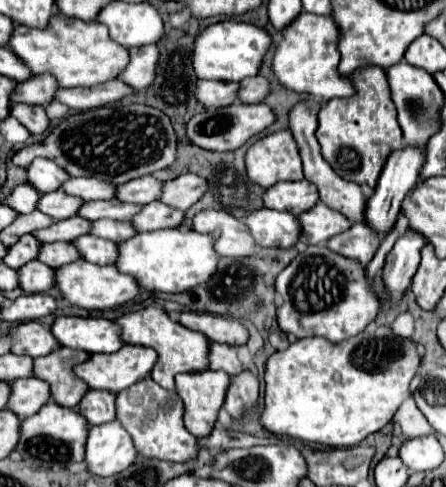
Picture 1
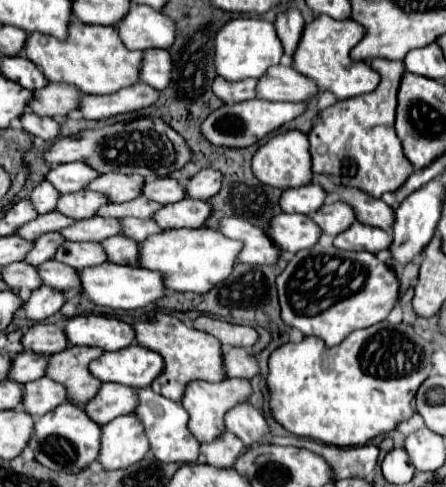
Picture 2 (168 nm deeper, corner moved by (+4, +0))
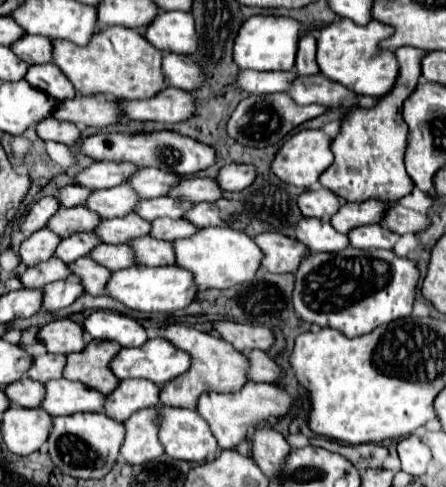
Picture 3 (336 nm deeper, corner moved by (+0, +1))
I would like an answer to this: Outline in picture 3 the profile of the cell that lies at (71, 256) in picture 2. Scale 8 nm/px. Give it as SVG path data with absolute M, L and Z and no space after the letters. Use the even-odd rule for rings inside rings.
M103 243L95 249L91 259L99 261L101 265L105 265L111 271L119 271L119 269L127 269L127 267L137 265L135 251L129 245L107 245L107 243Z

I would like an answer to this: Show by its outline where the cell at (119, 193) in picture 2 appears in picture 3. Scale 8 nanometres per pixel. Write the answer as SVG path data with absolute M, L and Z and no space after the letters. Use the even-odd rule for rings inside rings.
M141 169L129 179L129 185L139 193L139 197L155 199L167 195L169 189L179 181L181 177L175 173L167 173L159 169Z

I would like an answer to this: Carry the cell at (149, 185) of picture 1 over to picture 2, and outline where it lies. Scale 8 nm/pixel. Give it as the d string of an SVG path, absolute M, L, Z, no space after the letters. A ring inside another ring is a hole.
M155 178L153 182L145 182L141 194L159 204L171 204L183 200L183 184L173 178Z

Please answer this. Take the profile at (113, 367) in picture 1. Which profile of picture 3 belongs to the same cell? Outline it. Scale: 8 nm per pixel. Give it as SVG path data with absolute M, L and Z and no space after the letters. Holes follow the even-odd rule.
M149 339L143 347L121 349L111 361L111 371L119 379L143 377L163 387L185 373L189 365L191 357L173 347L167 339Z

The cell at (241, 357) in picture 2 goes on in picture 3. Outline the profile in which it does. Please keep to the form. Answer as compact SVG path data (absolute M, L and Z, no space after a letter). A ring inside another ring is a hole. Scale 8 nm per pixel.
M251 351L249 355L249 379L251 381L265 381L277 383L281 379L281 367L265 353L265 351Z

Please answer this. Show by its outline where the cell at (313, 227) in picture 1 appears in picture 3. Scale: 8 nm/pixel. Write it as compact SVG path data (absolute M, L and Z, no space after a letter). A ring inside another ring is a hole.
M365 201L365 203L345 203L335 217L331 217L331 225L339 233L349 233L355 227L367 225L367 223L381 223L387 207L383 201Z

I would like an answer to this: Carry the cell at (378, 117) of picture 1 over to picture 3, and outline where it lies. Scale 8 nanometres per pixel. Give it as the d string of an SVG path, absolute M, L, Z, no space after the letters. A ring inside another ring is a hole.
M399 47L395 55L399 59L401 69L399 69L399 79L391 89L391 93L381 97L381 101L373 109L355 107L347 113L345 121L341 123L339 135L331 143L335 161L319 177L323 187L337 193L345 201L355 201L355 203L369 201L369 199L395 203L413 191L413 181L403 165L407 125L401 119L401 111L403 111L403 103L417 87L417 79L421 77L421 59L425 53L427 51L415 47Z

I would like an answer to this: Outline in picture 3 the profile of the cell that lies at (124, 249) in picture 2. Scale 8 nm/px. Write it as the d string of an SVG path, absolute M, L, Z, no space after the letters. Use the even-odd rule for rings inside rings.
M147 235L129 245L135 249L139 265L175 265L173 241L163 241Z

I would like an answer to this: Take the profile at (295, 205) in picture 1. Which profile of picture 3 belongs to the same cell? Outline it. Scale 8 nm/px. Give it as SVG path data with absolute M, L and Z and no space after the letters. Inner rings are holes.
M309 189L299 197L299 209L305 217L319 217L319 219L331 219L339 211L339 199L329 189Z

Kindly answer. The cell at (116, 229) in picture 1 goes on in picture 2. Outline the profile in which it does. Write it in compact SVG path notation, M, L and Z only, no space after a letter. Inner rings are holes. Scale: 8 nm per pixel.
M121 218L119 224L121 224L121 234L127 236L127 238L131 238L131 240L135 240L135 242L141 242L141 240L147 238L147 236L161 232L161 228L159 228L153 220Z

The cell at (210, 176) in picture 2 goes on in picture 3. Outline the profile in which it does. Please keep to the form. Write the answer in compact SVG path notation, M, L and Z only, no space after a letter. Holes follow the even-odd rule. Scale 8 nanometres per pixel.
M231 163L231 165L225 165L221 171L219 171L219 185L225 189L225 191L243 191L247 189L253 181L257 179L257 169L253 165L239 165L239 163Z

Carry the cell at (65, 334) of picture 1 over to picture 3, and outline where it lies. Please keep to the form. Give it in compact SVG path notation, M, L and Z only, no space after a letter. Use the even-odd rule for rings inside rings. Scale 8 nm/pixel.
M95 311L85 319L83 327L89 337L117 341L123 347L141 347L147 341L145 327L117 311Z

